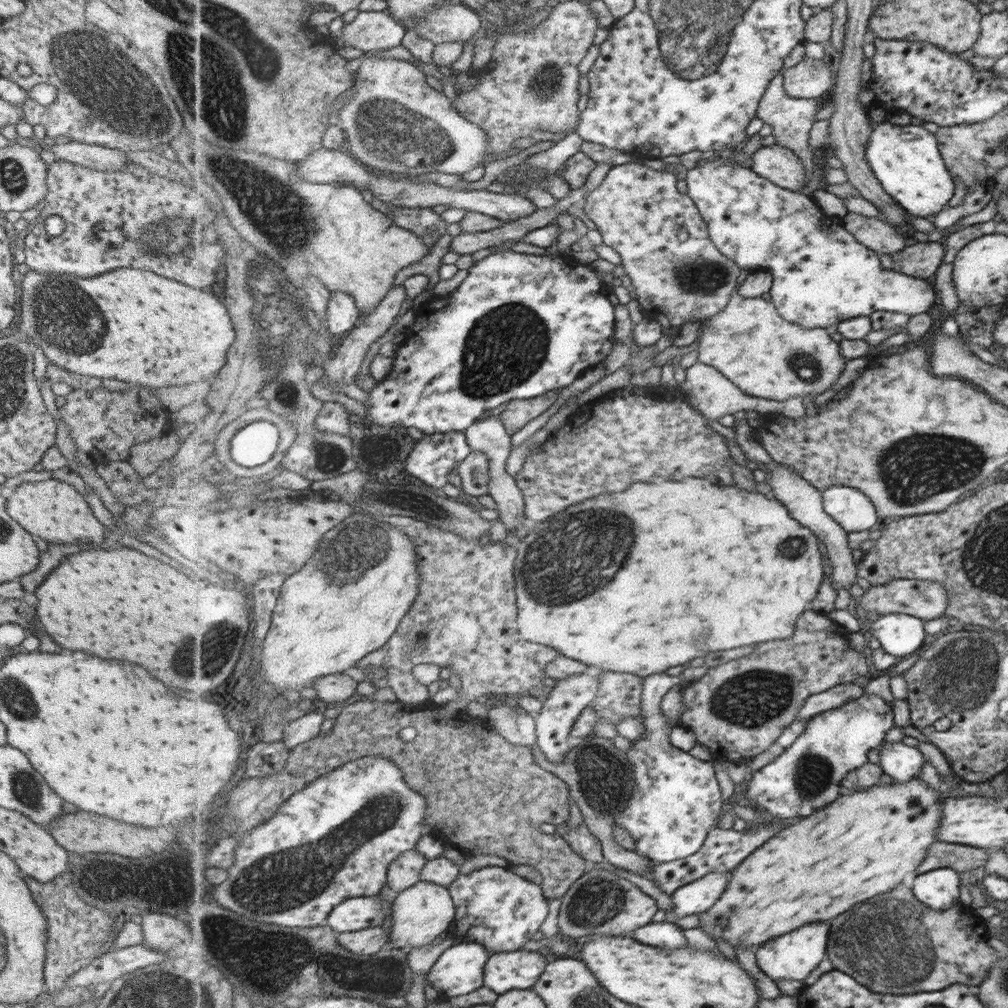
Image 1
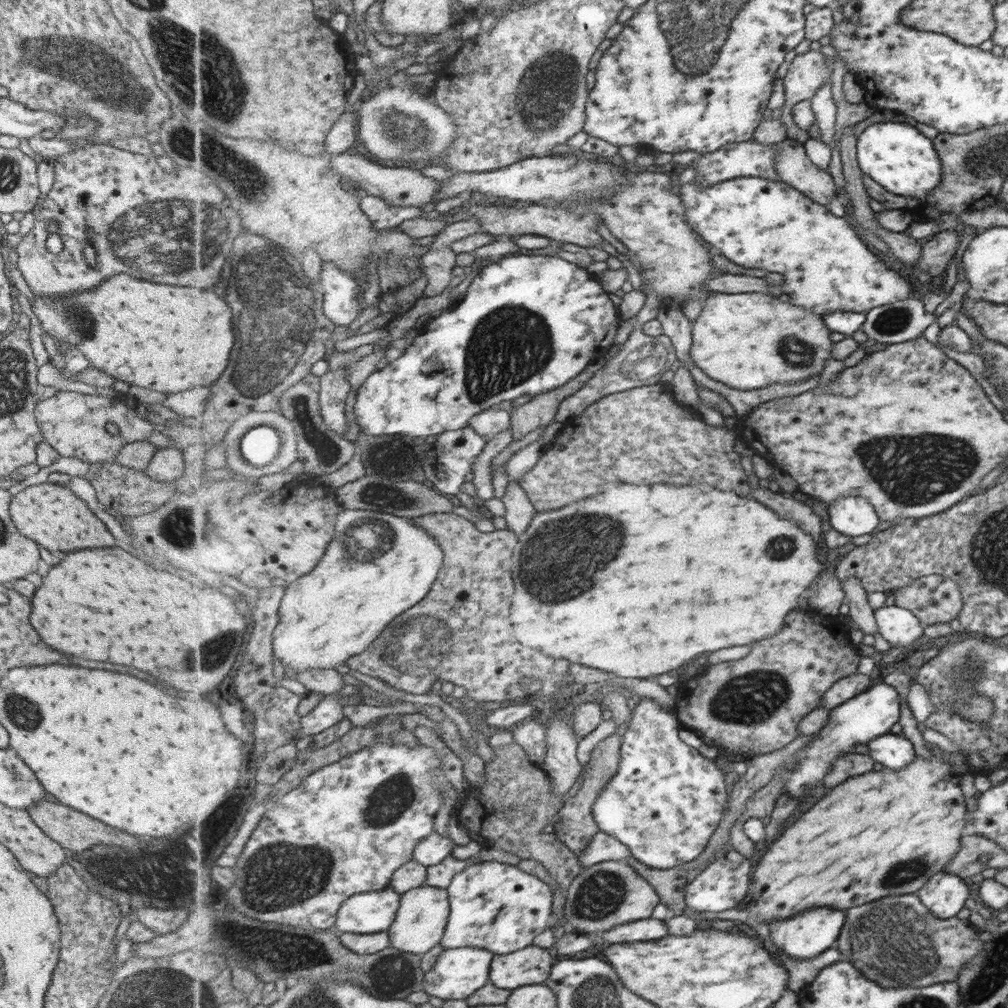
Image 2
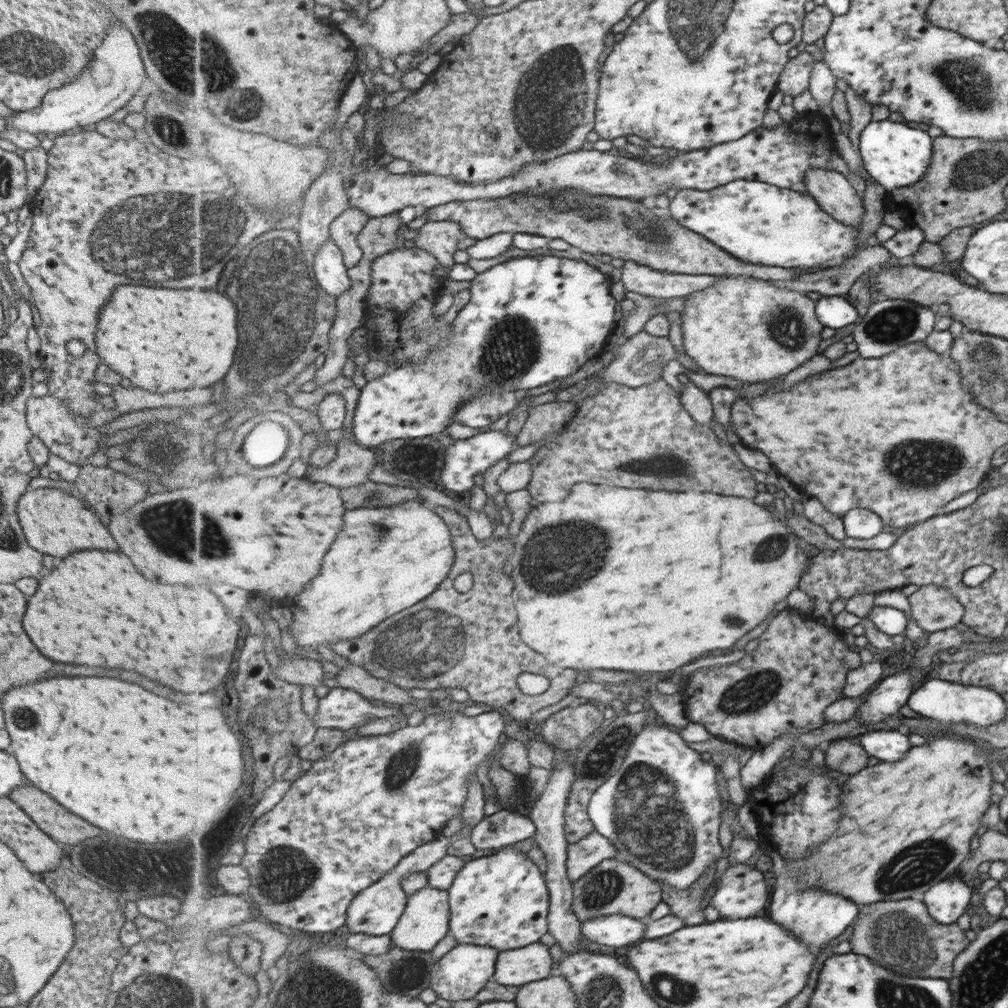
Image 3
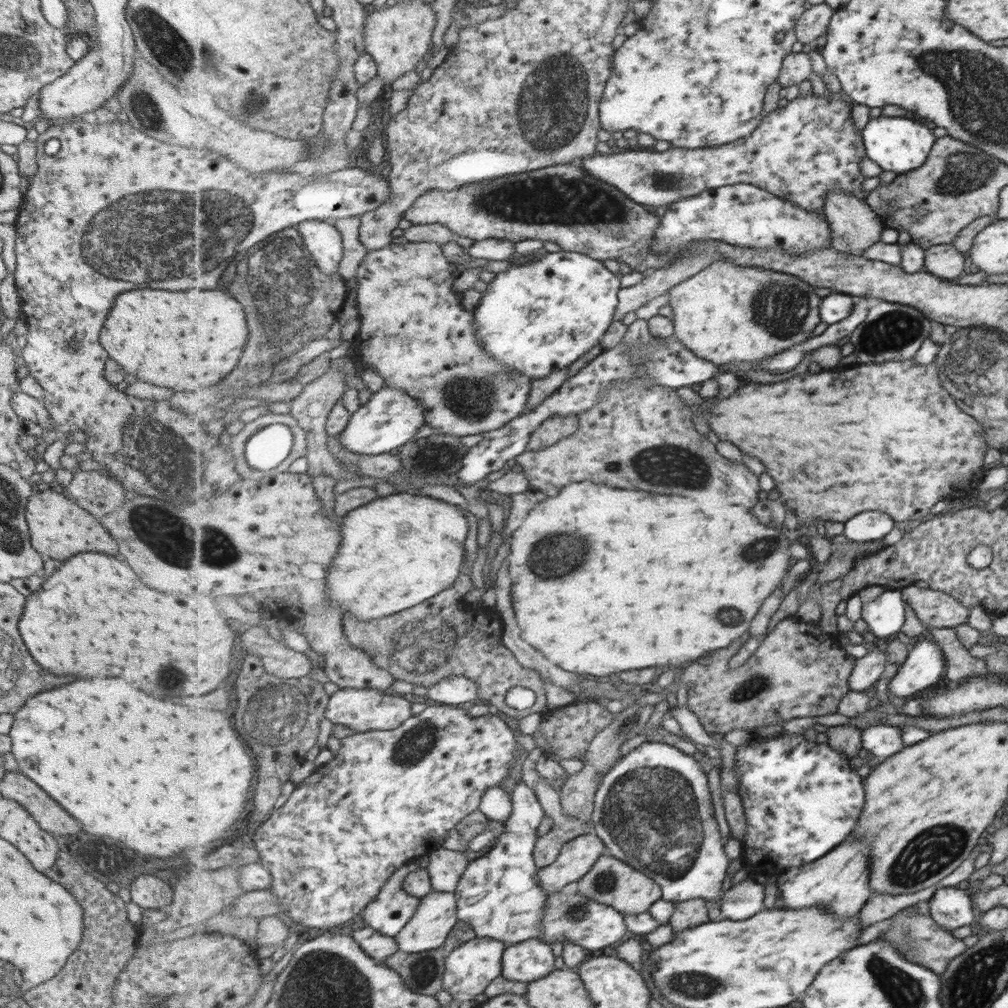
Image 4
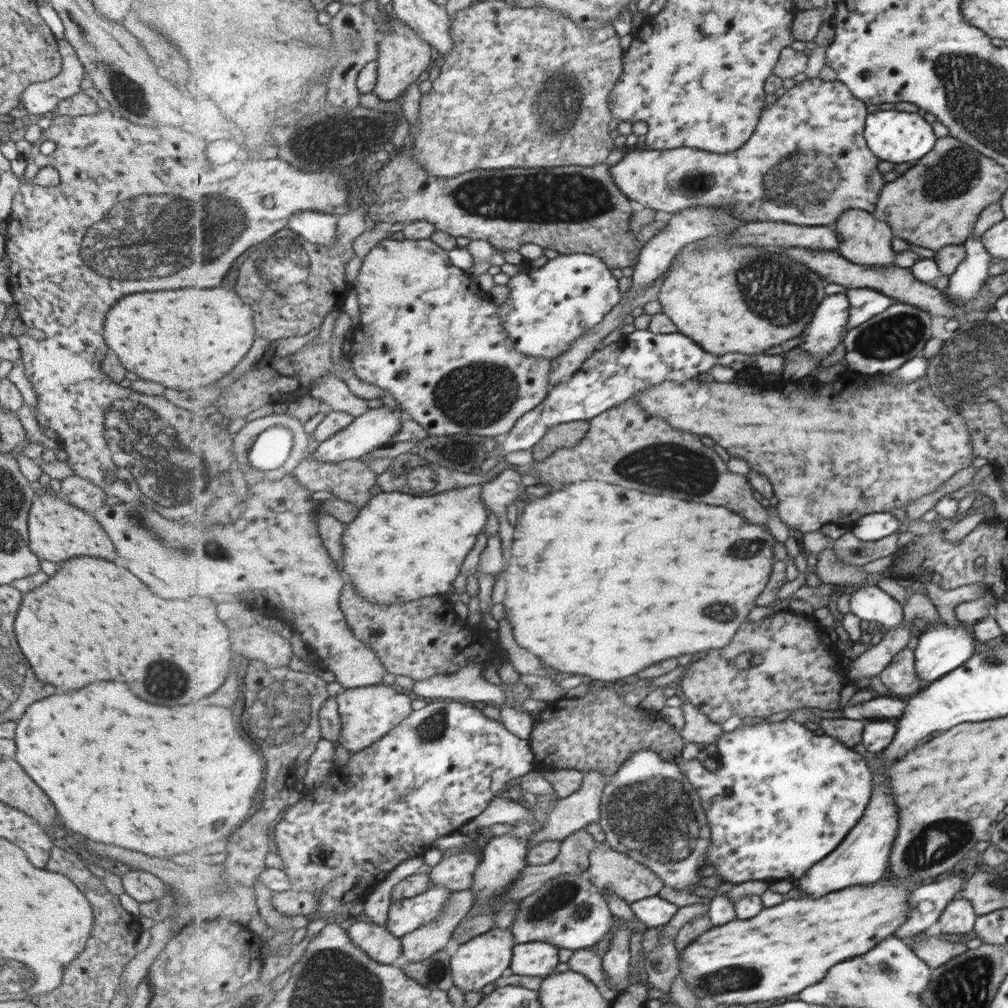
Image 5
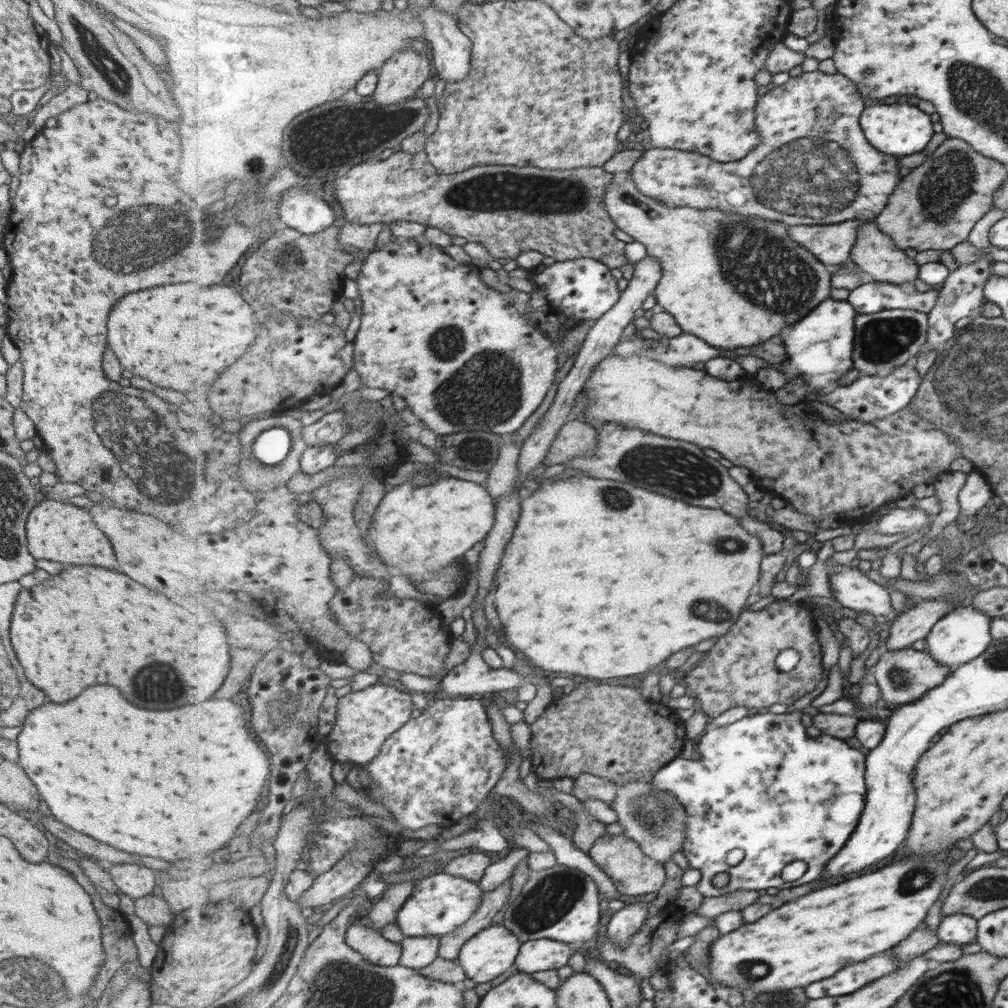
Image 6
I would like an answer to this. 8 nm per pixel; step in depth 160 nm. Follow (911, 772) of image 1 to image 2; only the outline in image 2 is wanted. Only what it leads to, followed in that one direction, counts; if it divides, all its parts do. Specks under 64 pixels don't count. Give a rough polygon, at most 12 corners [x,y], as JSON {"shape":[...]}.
{"shape":[[878,736],[866,744],[867,754],[891,770],[913,760],[905,737]]}

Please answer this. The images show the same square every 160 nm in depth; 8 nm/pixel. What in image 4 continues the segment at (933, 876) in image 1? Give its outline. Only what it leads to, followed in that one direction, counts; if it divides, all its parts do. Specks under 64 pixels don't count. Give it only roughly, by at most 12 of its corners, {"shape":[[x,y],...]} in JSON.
{"shape":[[938,888],[928,915],[951,931],[973,920],[966,890]]}

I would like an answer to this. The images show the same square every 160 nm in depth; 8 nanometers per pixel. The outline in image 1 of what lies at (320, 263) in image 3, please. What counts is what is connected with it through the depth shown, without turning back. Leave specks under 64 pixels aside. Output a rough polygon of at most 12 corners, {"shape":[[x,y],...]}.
{"shape":[[331,293],[329,332],[348,335],[361,322],[355,299]]}

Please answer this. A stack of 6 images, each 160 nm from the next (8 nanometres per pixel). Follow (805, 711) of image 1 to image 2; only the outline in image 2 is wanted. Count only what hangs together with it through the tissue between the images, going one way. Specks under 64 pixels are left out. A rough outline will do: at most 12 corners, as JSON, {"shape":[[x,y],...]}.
{"shape":[[869,675],[838,680],[824,694],[819,708],[833,710],[869,688]]}

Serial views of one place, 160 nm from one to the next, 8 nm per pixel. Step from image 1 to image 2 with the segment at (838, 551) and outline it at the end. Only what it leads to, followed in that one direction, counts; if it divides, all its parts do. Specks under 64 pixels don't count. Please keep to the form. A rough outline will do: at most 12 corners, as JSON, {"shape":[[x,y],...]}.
{"shape":[[857,577],[842,582],[852,626],[876,632],[874,611]]}

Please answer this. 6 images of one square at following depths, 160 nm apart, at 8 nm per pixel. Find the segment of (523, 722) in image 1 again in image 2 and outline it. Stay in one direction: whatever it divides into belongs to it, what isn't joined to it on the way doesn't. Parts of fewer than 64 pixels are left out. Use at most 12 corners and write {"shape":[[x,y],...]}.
{"shape":[[526,720],[510,729],[515,743],[543,766],[547,756],[543,724]]}

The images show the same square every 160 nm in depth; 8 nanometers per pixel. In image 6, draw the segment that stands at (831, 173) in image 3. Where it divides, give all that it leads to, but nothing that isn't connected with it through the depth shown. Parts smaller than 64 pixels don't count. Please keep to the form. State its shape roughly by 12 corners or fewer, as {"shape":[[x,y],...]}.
{"shape":[[872,221],[858,226],[851,260],[870,280],[912,282],[918,265]]}

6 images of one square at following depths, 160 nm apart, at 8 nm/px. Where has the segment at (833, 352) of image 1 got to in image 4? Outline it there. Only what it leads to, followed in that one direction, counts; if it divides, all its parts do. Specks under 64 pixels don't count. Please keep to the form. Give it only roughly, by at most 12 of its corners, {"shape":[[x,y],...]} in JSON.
{"shape":[[724,259],[674,286],[673,335],[717,366],[811,340],[815,286]]}

